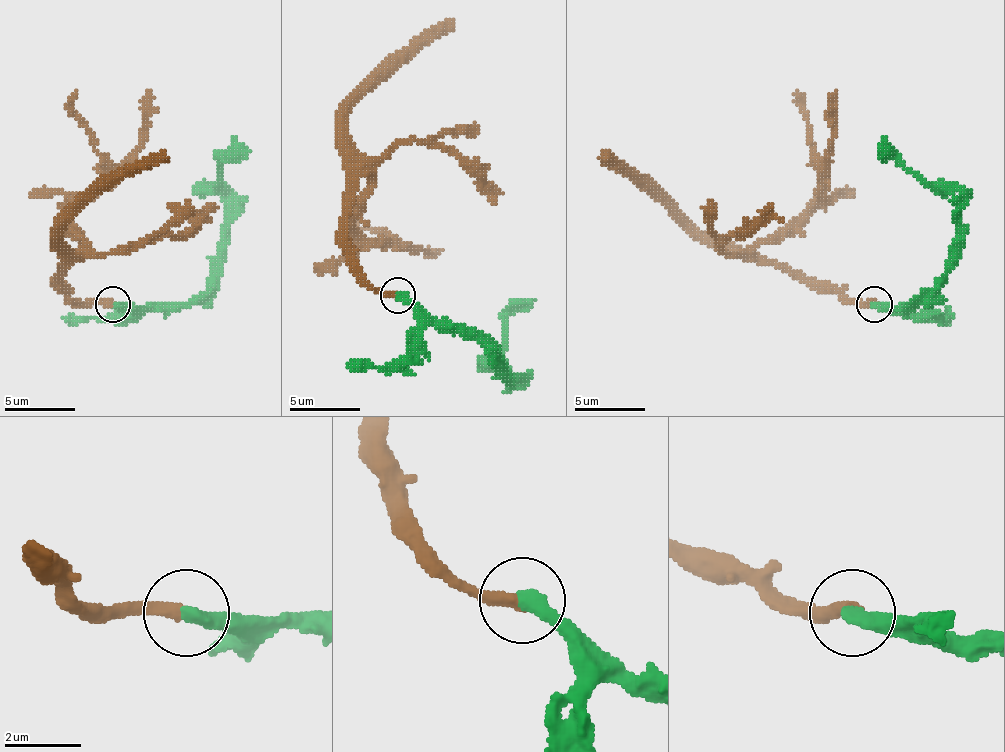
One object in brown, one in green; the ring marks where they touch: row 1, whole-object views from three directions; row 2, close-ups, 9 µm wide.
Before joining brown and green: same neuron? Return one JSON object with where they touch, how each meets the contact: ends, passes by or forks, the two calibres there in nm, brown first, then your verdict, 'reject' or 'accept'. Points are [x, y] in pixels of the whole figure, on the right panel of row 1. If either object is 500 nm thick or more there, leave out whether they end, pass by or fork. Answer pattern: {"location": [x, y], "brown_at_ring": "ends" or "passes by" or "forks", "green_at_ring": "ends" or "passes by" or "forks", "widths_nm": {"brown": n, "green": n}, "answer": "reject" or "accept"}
{"location": [874, 304], "brown_at_ring": "ends", "green_at_ring": "ends", "widths_nm": {"brown": 320, "green": 440}, "answer": "accept"}

